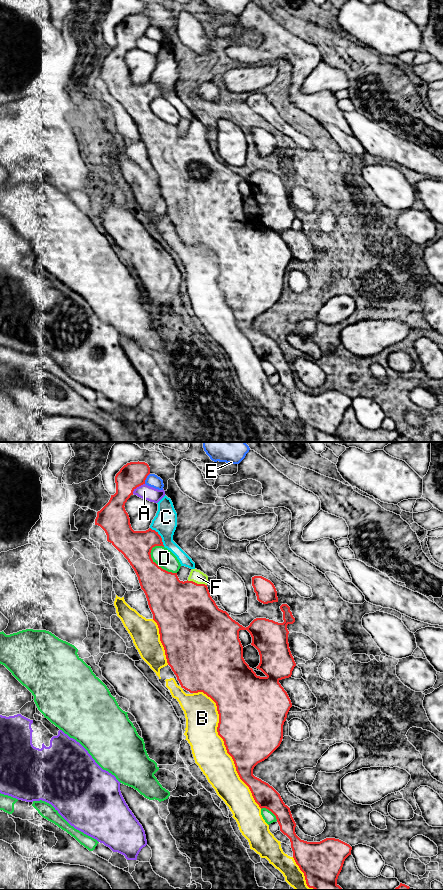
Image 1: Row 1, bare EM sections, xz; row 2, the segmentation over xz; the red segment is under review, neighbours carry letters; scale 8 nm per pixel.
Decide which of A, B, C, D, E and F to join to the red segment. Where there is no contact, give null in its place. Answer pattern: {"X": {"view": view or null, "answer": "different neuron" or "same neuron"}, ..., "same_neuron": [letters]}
{"A": {"view": "xz", "answer": "different neuron"}, "B": {"view": "xz", "answer": "different neuron"}, "C": {"view": "xz", "answer": "different neuron"}, "D": {"view": "xz", "answer": "different neuron"}, "E": {"view": "xz", "answer": "different neuron"}, "F": {"view": "xz", "answer": "same neuron"}, "same_neuron": ["F"]}

